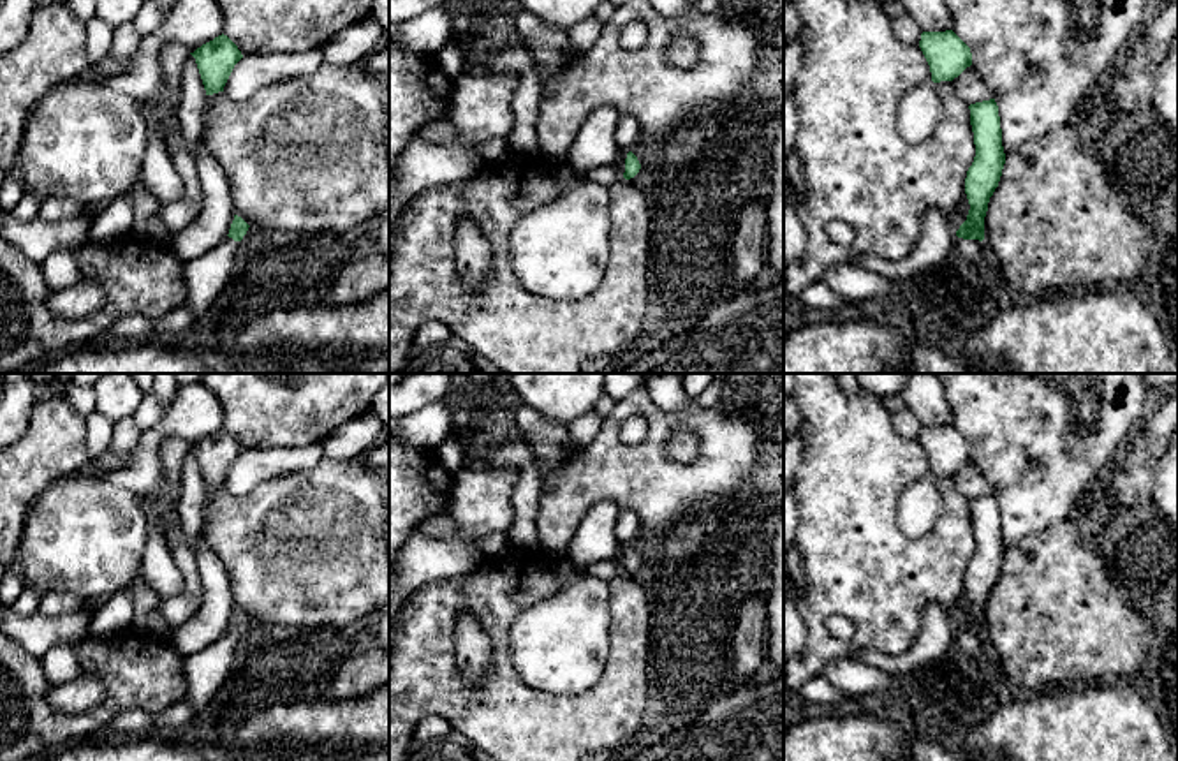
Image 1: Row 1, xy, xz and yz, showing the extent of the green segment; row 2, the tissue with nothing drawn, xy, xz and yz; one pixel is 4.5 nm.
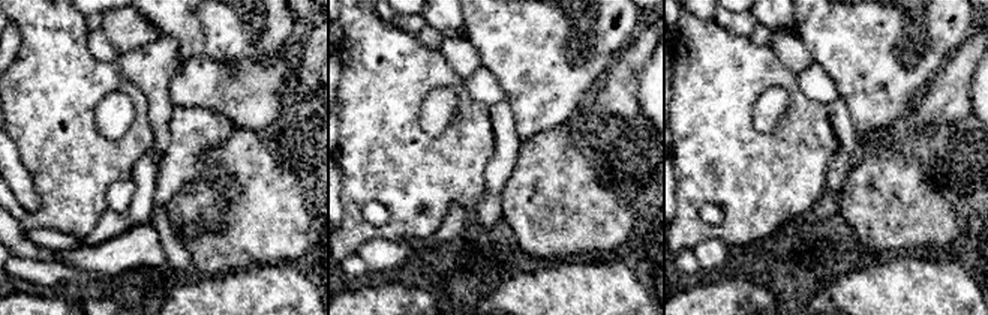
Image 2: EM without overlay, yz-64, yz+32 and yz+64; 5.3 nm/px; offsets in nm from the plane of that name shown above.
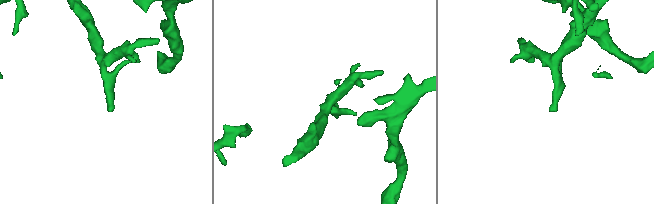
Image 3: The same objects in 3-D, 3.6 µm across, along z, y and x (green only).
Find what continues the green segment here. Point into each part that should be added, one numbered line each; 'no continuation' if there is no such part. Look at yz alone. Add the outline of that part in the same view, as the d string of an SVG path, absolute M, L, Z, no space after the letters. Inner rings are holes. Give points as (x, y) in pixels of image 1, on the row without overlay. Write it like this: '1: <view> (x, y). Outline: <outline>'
1: yz (965, 647). Outline: M954 631L954 639L947 654L939 661L953 662L954 666L961 666L968 661L976 661L981 650L981 638L983 636L979 634L963 634Z

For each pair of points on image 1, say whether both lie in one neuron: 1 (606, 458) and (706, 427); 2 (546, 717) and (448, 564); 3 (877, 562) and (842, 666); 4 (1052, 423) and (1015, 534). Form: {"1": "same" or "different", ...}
{"1": "same", "2": "different", "3": "different", "4": "same"}

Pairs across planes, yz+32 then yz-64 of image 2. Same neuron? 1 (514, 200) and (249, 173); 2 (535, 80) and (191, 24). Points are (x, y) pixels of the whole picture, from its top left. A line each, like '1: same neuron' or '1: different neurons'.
1: same neuron
2: same neuron

